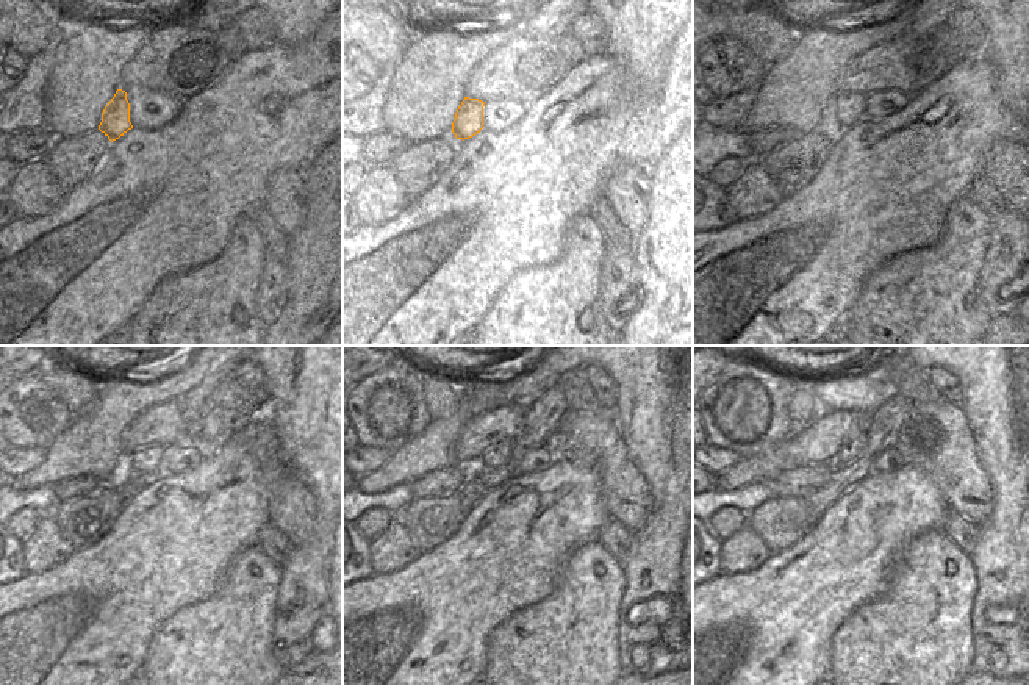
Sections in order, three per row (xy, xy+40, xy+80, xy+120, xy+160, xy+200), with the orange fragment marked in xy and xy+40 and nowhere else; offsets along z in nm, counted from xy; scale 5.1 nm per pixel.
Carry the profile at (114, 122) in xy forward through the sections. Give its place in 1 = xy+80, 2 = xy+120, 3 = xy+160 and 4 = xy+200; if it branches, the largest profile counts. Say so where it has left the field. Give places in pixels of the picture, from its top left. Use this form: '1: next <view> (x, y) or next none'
1: next xy+80 (845, 110)
2: next xy+120 (146, 462)
3: next xy+160 (499, 454)
4: next xy+200 (851, 449)

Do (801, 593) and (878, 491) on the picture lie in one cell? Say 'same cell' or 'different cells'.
same cell

